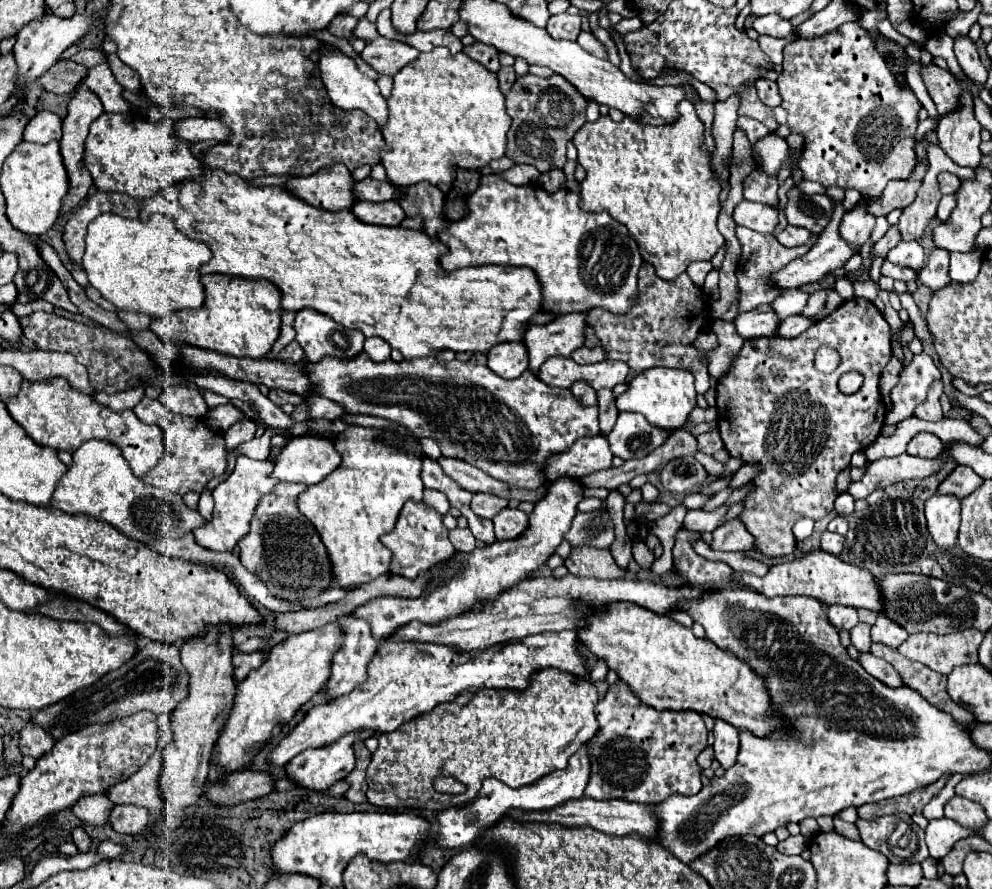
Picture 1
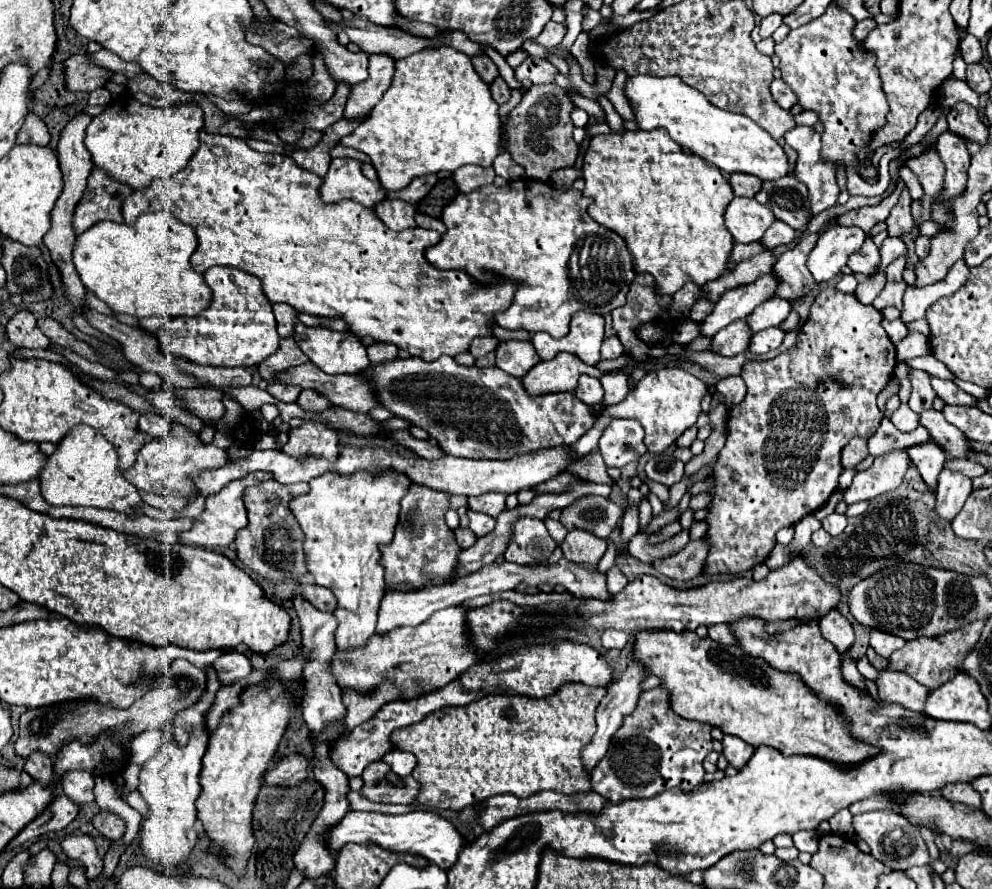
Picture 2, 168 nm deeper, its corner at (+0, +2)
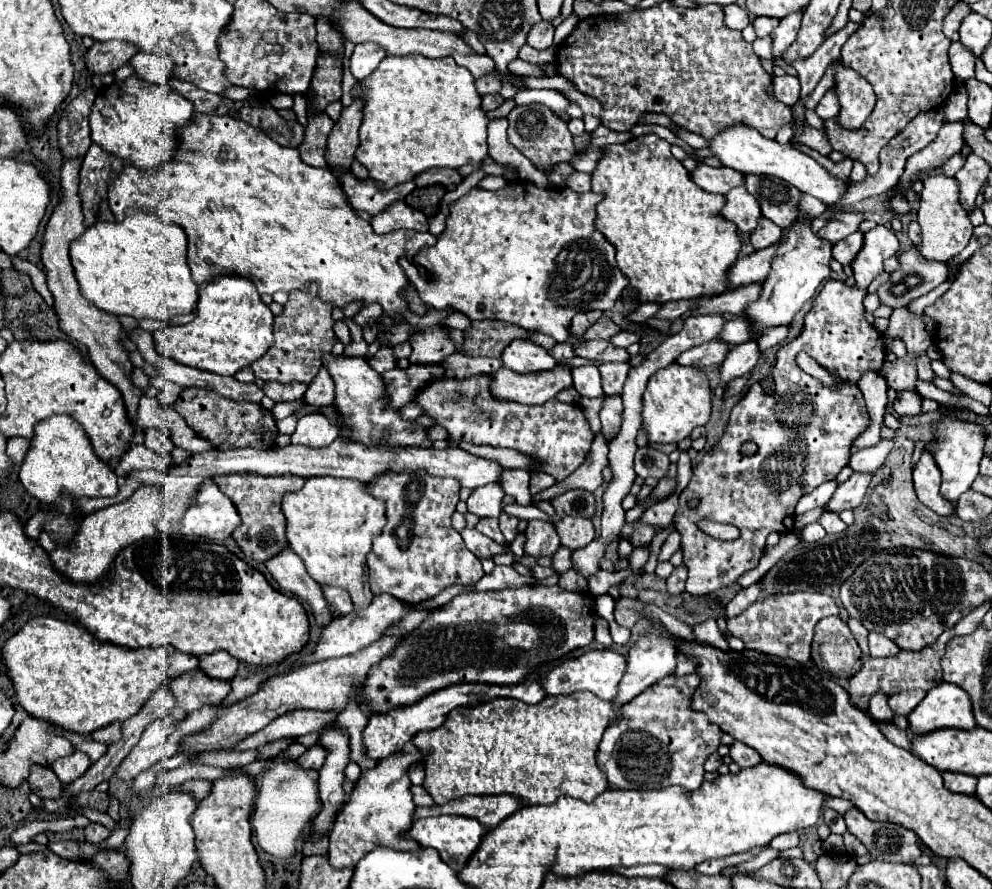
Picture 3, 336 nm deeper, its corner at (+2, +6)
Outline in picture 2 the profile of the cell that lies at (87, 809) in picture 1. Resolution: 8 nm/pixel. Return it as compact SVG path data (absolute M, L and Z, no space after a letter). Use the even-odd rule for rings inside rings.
M75 770L71 774L65 774L63 782L61 782L61 790L63 794L67 794L77 806L89 806L95 804L95 780L93 774L83 772L83 770Z

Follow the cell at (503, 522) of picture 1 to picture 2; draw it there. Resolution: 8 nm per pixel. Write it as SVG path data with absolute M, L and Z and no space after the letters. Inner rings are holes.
M517 518L511 528L513 534L503 554L505 560L517 564L545 564L557 544L549 536L543 520Z

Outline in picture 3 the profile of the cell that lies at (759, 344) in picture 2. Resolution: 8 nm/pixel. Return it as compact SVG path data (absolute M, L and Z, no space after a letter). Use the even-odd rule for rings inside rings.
M749 340L745 344L733 346L729 350L729 354L725 356L723 364L721 364L721 380L717 384L715 396L723 398L729 382L739 378L739 376L749 374L753 370L753 366L757 364L757 358L759 358L759 350L757 350L757 342L755 340Z

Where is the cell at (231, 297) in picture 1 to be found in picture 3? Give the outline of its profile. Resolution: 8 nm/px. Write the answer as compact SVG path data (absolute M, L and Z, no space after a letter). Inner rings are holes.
M219 276L199 290L195 320L185 326L167 326L153 333L155 348L169 360L207 370L221 376L233 376L261 358L273 344L273 314L255 290L253 282L241 276Z

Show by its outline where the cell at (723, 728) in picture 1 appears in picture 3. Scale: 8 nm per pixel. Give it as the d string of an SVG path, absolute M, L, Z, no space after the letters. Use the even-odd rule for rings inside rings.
M735 742L735 744L731 746L731 754L729 754L729 756L731 756L733 762L737 762L741 768L753 768L753 766L757 766L757 764L763 762L761 756L759 756L753 748L745 746L743 742Z

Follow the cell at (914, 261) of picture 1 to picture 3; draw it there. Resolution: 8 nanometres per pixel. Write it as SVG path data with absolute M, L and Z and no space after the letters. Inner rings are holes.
M875 226L873 230L865 232L865 242L861 246L861 254L851 262L855 286L867 288L871 280L883 272L883 260L895 256L899 250L899 240L895 234L885 226Z

